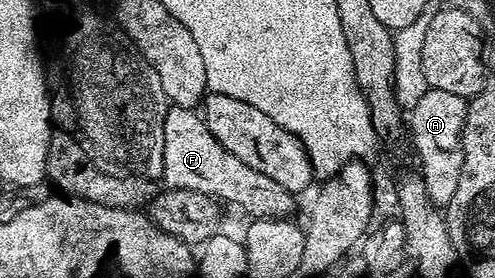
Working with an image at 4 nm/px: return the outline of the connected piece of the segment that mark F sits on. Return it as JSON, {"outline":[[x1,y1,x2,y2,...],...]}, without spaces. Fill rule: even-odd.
{"outline":[[172,105,165,116,163,129,163,177,162,185,169,190,196,190,202,194,209,194,224,203,236,202,245,213,257,218,291,218,294,215,296,195,289,192,282,184,276,184,271,177,257,172,257,168,249,168,249,164,241,164,233,152,226,150,222,144,209,132,202,117,190,106]]}

